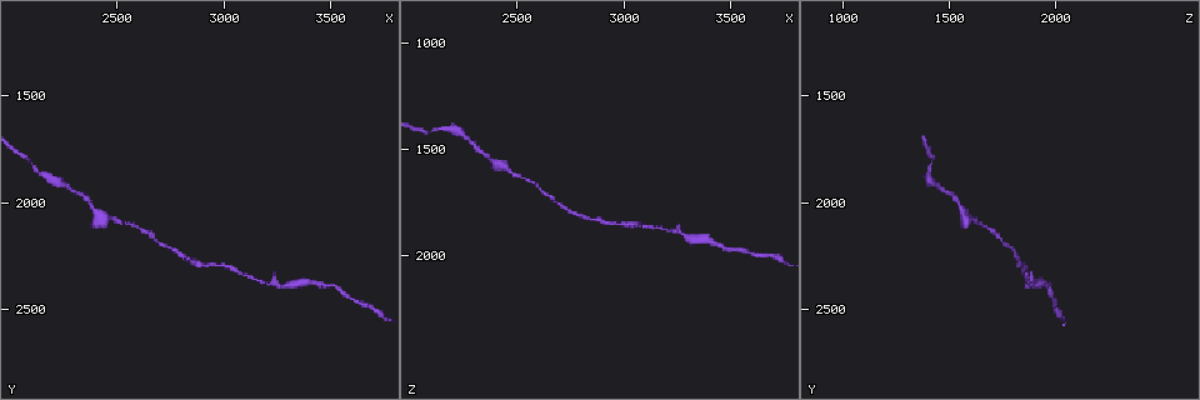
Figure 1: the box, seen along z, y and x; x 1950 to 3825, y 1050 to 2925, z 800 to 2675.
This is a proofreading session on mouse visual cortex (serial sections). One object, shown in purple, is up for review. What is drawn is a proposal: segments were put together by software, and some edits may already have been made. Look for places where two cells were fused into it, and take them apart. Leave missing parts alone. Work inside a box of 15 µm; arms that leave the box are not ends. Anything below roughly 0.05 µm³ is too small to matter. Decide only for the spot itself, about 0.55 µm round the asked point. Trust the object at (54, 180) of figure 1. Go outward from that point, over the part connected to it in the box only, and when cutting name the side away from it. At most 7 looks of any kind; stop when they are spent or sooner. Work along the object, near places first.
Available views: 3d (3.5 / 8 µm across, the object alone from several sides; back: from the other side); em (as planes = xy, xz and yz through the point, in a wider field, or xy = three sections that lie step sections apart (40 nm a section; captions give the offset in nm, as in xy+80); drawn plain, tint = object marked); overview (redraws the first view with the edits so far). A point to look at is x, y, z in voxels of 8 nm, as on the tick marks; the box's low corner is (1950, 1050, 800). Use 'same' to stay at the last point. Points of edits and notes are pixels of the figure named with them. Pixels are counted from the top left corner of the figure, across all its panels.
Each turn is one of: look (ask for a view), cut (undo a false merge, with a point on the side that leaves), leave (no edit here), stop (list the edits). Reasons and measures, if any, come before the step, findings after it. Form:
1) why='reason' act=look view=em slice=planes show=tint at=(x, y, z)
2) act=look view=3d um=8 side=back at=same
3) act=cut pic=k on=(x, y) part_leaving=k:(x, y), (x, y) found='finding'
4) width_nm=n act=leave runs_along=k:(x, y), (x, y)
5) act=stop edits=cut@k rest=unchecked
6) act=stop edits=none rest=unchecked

why='thick turns thin' act=look view=3d um=3.5 at=(2500, 2080, 1630)

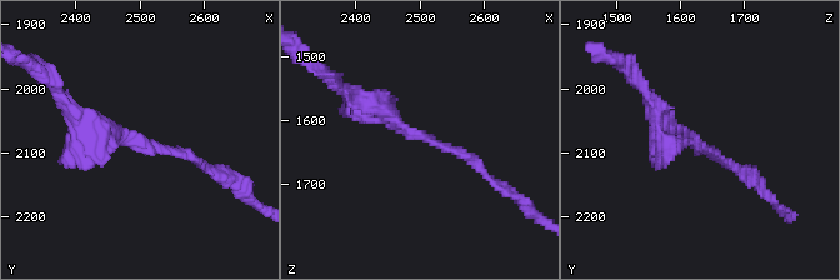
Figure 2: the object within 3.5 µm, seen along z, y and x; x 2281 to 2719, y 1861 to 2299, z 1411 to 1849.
why='need the tissue' act=look view=em slice=xy step=2 show=tint at=(2490, 2085, 1625)

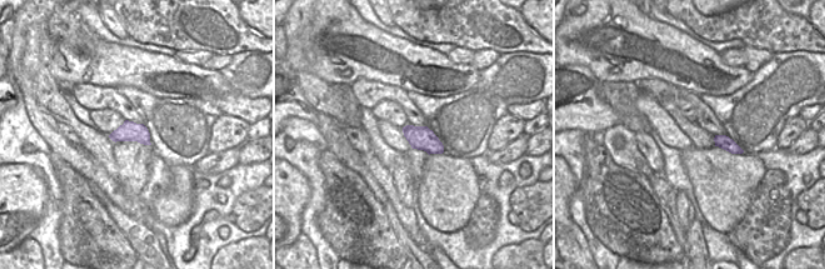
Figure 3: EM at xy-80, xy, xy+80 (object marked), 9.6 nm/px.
width_nm=240 act=leave runs_along=2:(350, 93), (480, 170) found='all the same cell'

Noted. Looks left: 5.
why='thick turns thin' act=look view=3d um=3.5 at=(3260, 2390, 1890)

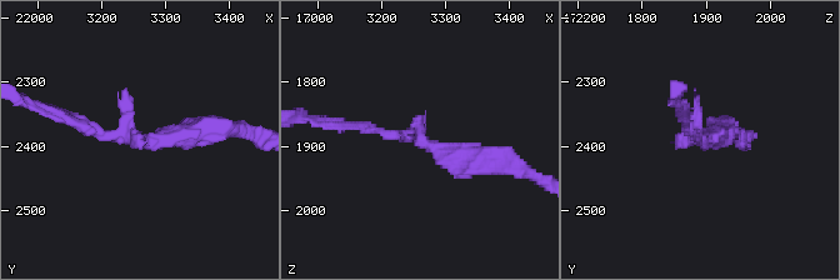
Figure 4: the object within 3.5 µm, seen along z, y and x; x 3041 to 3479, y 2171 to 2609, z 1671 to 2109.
act=look view=em slice=xy step=1 show=tint at=(3255, 2390, 1880)

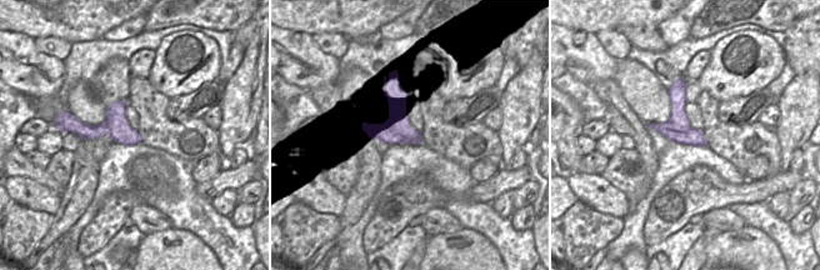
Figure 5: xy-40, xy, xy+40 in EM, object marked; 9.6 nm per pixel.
act=leave runs_along=4:(340, 125), (493, 160) found='all the same cell'

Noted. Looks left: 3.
why='sudden change in width' act=look view=3d um=8 at=(3750, 2520, 2020)

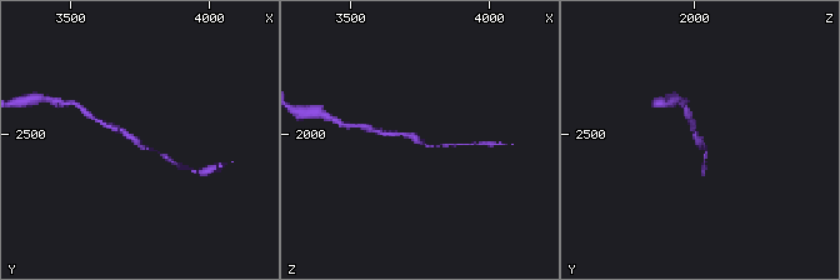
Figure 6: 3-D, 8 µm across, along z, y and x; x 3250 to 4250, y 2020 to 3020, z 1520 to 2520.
why='now the EM' act=look view=em slice=xy step=3 show=tint at=(3740, 2530, 2020)

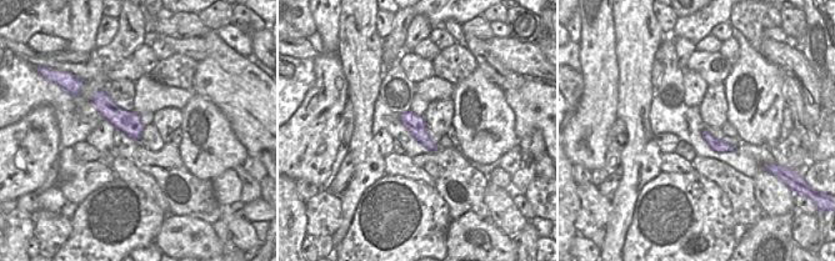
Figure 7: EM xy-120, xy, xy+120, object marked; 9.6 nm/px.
act=leave runs_along=6:(106, 124), (158, 153) found='one cell here'

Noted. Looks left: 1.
act=stop edits=none rest=unchecked

